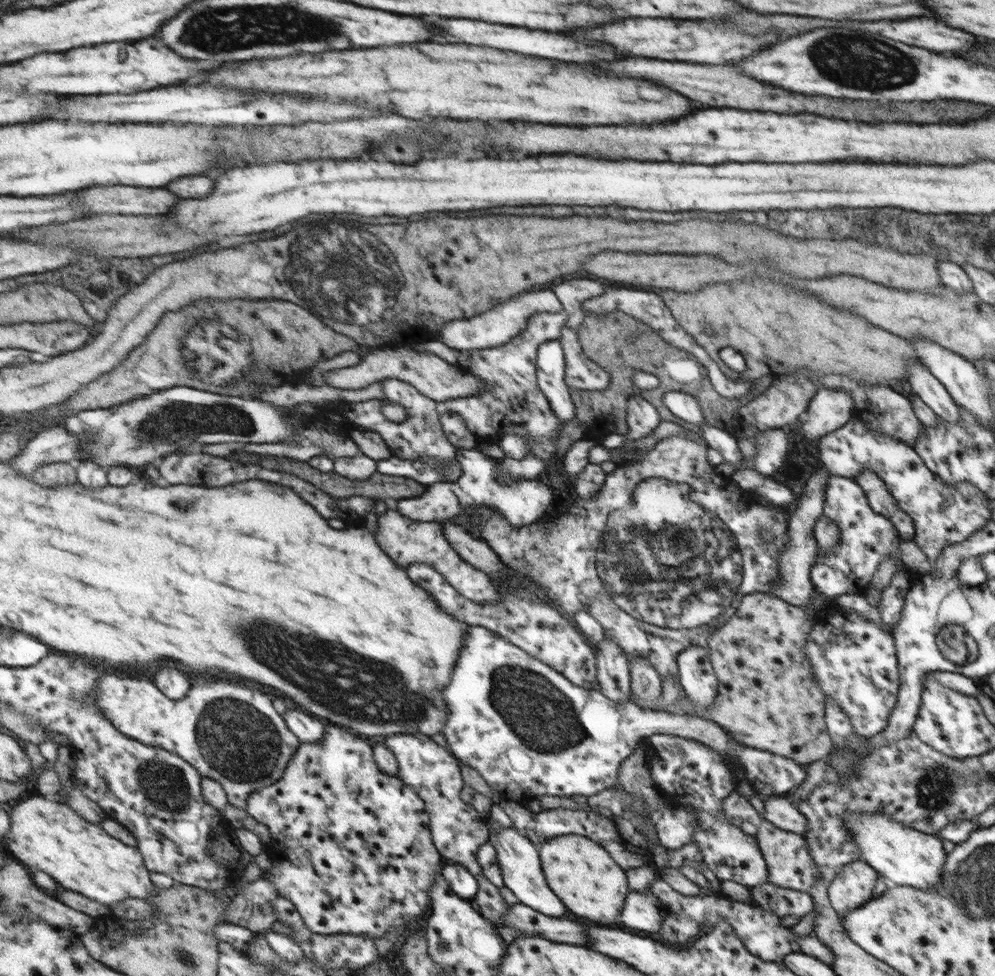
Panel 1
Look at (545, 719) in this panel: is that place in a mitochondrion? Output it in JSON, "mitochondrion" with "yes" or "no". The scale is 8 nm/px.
{"mitochondrion":"yes"}

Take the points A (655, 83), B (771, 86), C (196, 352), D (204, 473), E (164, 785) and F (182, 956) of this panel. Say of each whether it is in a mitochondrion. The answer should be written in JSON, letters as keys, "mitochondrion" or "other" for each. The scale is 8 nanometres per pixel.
{"A":"other","B":"other","C":"mitochondrion","D":"mitochondrion","E":"mitochondrion","F":"mitochondrion"}

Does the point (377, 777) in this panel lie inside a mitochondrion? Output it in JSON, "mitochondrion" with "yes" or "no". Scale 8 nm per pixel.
{"mitochondrion":"no"}

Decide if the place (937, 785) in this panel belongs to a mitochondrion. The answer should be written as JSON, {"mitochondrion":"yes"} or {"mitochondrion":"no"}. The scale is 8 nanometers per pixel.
{"mitochondrion":"yes"}

